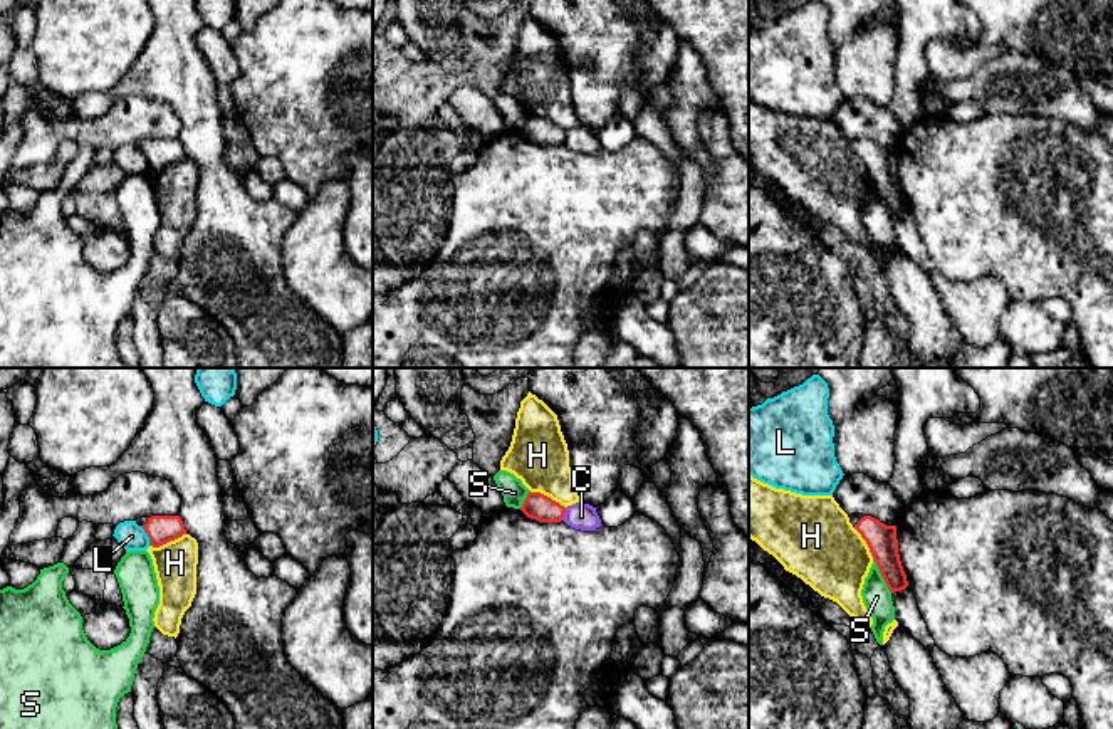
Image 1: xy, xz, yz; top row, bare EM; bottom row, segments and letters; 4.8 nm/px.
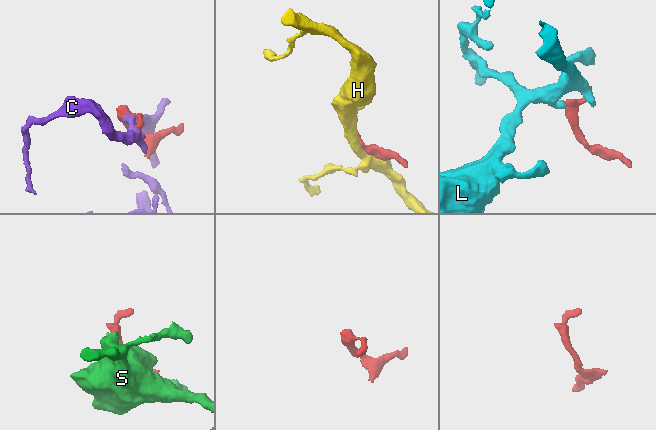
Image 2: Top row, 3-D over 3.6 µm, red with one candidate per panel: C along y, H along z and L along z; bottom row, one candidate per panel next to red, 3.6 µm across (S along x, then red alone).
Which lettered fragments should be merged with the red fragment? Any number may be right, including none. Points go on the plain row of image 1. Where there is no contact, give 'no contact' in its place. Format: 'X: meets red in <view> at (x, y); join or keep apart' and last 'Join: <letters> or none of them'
C: meets red in xz at (563, 138); keep apart
H: meets red in xy at (167, 165); keep apart
L: meets red in xy at (148, 160); keep apart
S: meets red in yz at (882, 199); keep apart
Join: none of them

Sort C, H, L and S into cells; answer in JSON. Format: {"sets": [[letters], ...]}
{"sets": [["C"], ["H"], ["L"], ["S"]]}

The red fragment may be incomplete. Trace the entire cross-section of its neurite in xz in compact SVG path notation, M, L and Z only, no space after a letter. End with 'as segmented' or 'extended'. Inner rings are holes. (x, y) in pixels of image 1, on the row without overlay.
M529 116L520 134L539 146L561 146L566 131L541 116Z; as segmented

